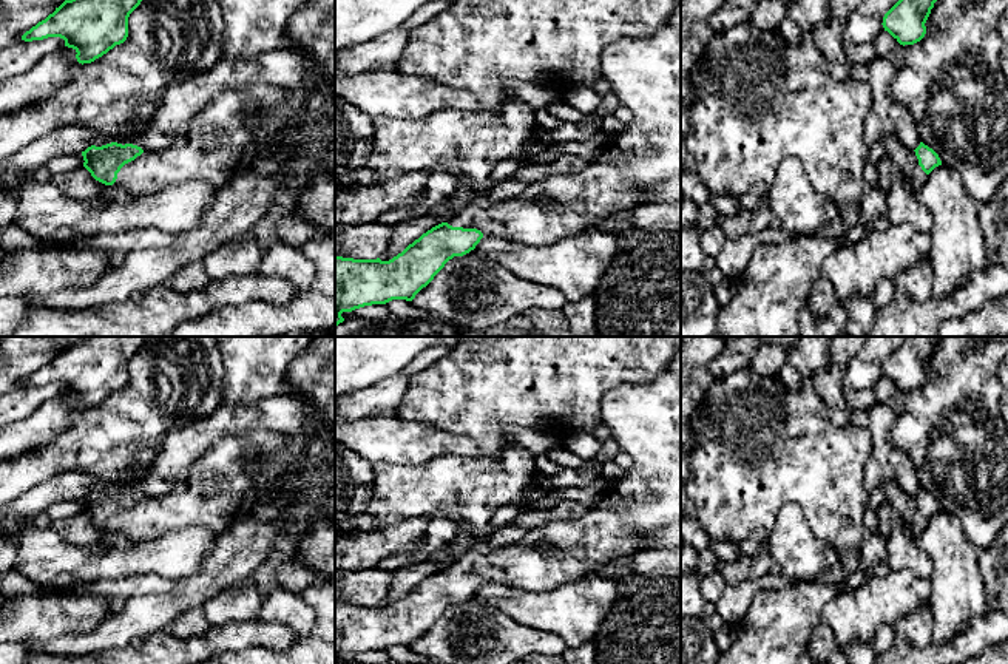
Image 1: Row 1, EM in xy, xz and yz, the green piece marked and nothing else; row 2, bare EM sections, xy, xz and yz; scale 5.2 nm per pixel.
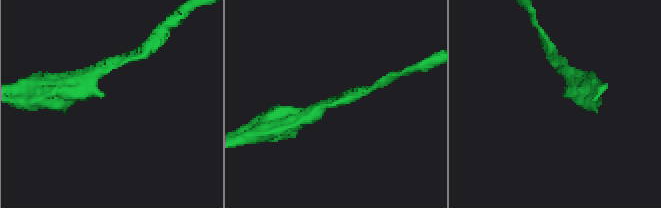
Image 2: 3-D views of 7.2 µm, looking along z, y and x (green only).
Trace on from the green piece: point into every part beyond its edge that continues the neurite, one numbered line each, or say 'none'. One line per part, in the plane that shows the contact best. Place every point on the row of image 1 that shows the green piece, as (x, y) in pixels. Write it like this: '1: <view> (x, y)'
1: xy (230, 127)

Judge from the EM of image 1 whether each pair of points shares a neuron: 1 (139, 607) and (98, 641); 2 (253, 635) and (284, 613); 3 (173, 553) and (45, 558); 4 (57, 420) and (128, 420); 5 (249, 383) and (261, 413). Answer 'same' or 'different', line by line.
1: same
2: different
3: same
4: different
5: different

